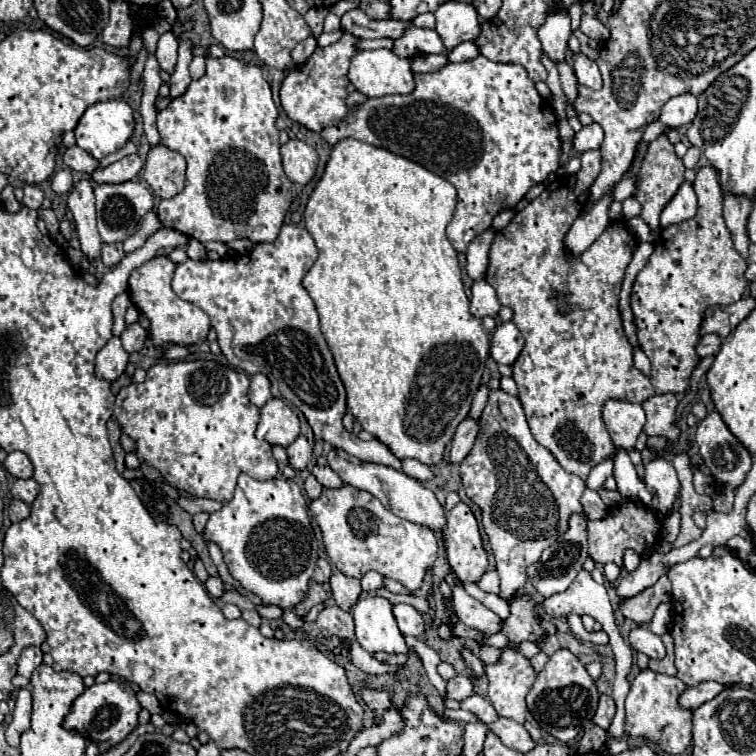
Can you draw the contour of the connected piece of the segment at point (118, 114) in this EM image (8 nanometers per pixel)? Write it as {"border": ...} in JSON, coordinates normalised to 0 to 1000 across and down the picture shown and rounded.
{"border":[[[161,130],[116,140],[98,169],[101,190],[124,209],[138,209],[159,198],[175,183],[175,175],[175,143]]]}

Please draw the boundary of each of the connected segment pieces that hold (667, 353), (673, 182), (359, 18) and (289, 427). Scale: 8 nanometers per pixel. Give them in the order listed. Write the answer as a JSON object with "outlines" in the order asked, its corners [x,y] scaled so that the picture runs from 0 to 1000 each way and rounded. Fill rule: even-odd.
{"outlines":[[[[942,220],[926,222],[921,228],[921,238],[915,241],[915,246],[923,259],[923,283],[910,294],[889,296],[873,307],[873,315],[870,315],[870,320],[865,320],[865,333],[862,333],[857,349],[841,365],[841,373],[836,381],[836,394],[833,394],[839,423],[844,431],[847,460],[860,474],[860,481],[862,481],[860,503],[862,503],[868,521],[881,521],[881,519],[897,521],[910,513],[913,495],[915,495],[918,484],[926,479],[926,474],[921,471],[921,455],[926,452],[923,437],[926,437],[926,426],[929,426],[934,405],[971,402],[984,392],[984,386],[989,381],[989,373],[984,368],[984,357],[987,357],[989,347],[976,336],[976,331],[971,331],[966,304],[958,296],[955,249],[952,249],[947,225]]],[[[873,180],[868,183],[860,193],[857,201],[852,206],[849,222],[844,228],[844,254],[841,262],[849,270],[849,283],[847,288],[860,299],[862,307],[873,307],[873,283],[878,278],[878,272],[892,262],[892,257],[897,254],[897,249],[905,243],[905,217],[899,209],[894,209],[892,204],[892,193],[884,188],[884,180]]],[[[468,11],[452,21],[455,42],[474,48],[474,50],[489,50],[489,53],[497,53],[497,50],[526,53],[542,34],[545,34],[545,29],[540,29],[540,26],[519,26],[519,24],[516,26],[492,26],[474,11]]],[[[357,526],[344,545],[339,577],[349,579],[357,587],[378,593],[394,579],[394,574],[397,574],[397,556],[386,545],[386,540],[370,526]]]]}

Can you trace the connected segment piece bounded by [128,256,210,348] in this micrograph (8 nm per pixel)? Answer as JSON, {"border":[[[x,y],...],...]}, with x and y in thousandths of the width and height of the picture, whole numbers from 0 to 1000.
{"border":[[[209,339],[188,352],[177,354],[172,362],[172,394],[185,407],[193,421],[198,423],[198,450],[206,460],[217,460],[217,455],[262,455],[270,452],[278,437],[278,421],[270,410],[265,410],[259,402],[238,397],[228,381],[228,362],[230,362],[233,349],[228,349],[222,341]]]}

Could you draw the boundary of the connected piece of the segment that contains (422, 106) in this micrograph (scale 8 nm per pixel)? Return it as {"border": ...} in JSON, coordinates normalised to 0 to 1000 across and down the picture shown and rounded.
{"border":[[[632,74],[608,85],[593,82],[569,98],[550,98],[548,111],[548,122],[537,127],[487,130],[474,138],[471,146],[463,143],[452,161],[429,169],[426,180],[434,190],[468,180],[500,196],[513,196],[516,201],[548,212],[601,243],[606,251],[606,270],[590,310],[603,333],[614,333],[632,310],[651,299],[651,288],[659,280],[677,278],[704,246],[720,241],[728,228],[738,222],[743,201],[738,156],[728,135],[712,124],[696,90],[685,85],[656,85]]]}

